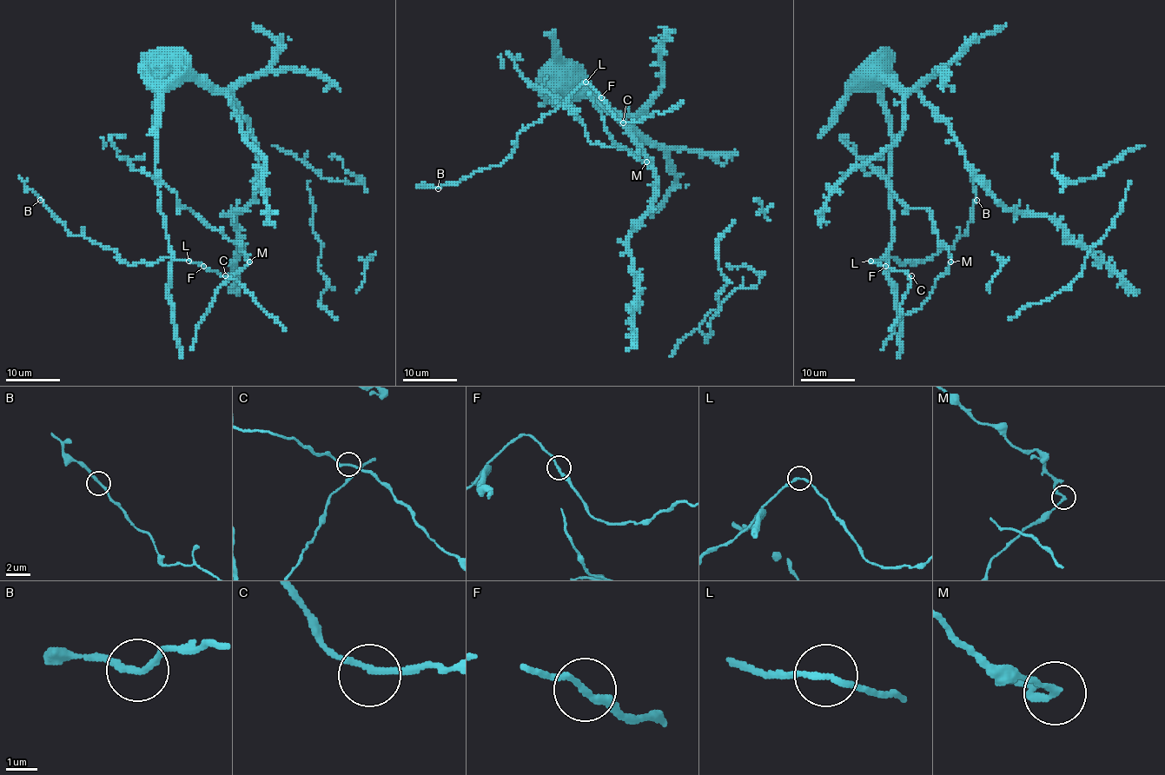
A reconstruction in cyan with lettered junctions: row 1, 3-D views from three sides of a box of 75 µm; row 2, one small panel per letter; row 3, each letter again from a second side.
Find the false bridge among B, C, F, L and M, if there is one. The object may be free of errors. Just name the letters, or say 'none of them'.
M

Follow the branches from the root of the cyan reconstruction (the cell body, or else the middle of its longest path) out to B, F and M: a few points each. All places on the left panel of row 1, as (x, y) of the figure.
B: (165, 73), (172, 63), (155, 184), (170, 255), (121, 262), (40, 200)
F: (165, 73), (172, 63), (175, 80), (160, 96), (155, 118), (155, 184), (160, 212), (170, 255), (203, 266)
M: (165, 73), (172, 63), (175, 80), (157, 102), (155, 175), (186, 208), (236, 240), (249, 262)

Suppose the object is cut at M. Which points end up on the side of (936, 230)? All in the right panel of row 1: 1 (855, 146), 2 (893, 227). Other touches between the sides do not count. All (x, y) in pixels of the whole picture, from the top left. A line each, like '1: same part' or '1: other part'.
1: same part
2: other part

